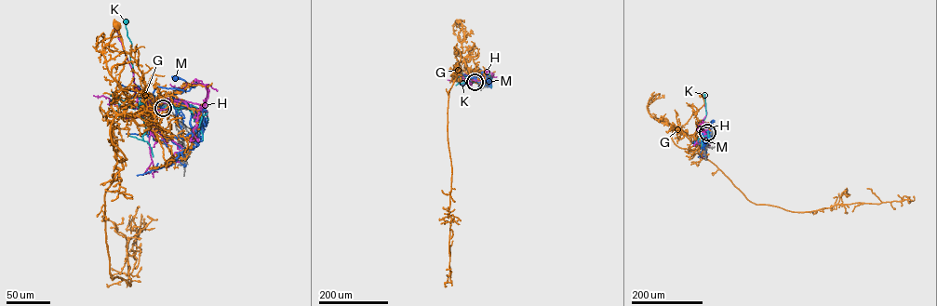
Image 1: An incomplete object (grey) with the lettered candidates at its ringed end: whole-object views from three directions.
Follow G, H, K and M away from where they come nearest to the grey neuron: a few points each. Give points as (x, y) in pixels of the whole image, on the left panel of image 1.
G: (163, 108), (151, 116), (150, 128), (113, 109), (112, 101), (126, 55), (115, 25)
H: (163, 108), (153, 114), (145, 94), (136, 87), (133, 72), (115, 29)
K: (164, 108), (151, 109), (149, 115), (149, 111), (138, 98), (130, 59), (131, 42), (125, 20)
M: (163, 108), (174, 105), (175, 91), (188, 91), (197, 85), (190, 86), (174, 78)

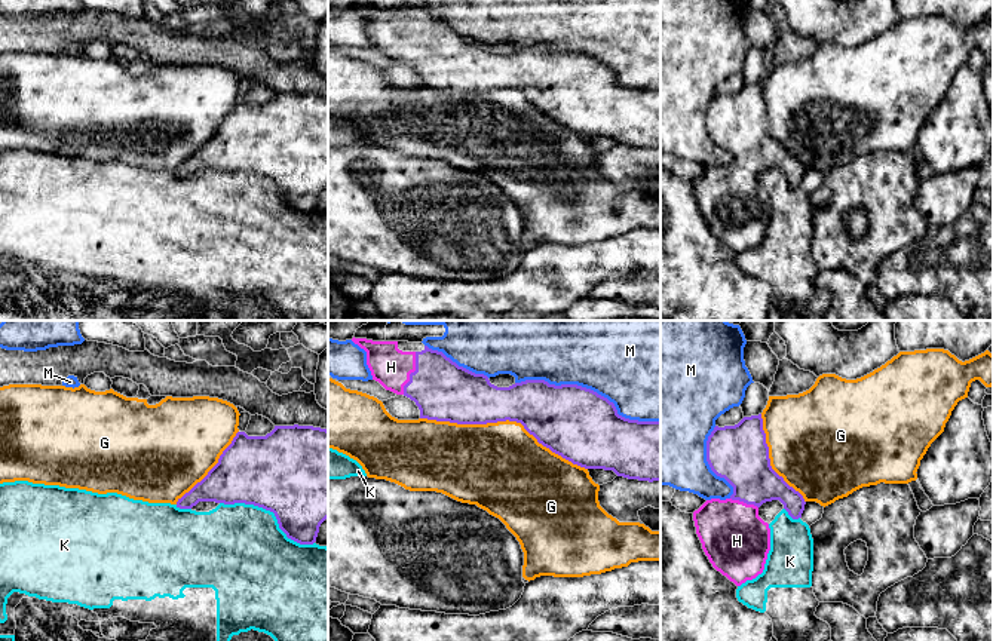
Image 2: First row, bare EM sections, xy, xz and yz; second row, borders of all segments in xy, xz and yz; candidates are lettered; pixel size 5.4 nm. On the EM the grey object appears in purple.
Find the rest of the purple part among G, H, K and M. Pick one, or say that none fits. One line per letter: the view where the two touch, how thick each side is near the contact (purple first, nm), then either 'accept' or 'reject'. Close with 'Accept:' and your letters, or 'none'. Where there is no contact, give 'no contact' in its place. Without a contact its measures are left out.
G: meets purple in xz; 300 nm thick on the purple side, 480 nm on the other; reject
H: meets purple in xz; 320 nm thick on the purple side, 220 nm on the other; accept
K: meets purple in xy; 500 nm thick on the purple side, 460 nm on the other; reject
M: meets purple in xz; 400 nm thick on the purple side, 400 nm on the other; reject
Accept: H

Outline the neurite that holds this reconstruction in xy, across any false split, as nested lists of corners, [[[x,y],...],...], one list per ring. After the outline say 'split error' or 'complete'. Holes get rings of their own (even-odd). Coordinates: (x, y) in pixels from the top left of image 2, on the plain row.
[[[275,93],[266,104],[237,99],[208,142],[177,169],[180,177],[191,177],[199,169],[224,172],[245,171],[275,181],[279,196],[300,212],[316,209],[321,191],[328,185],[328,98],[313,93]]]; complete

